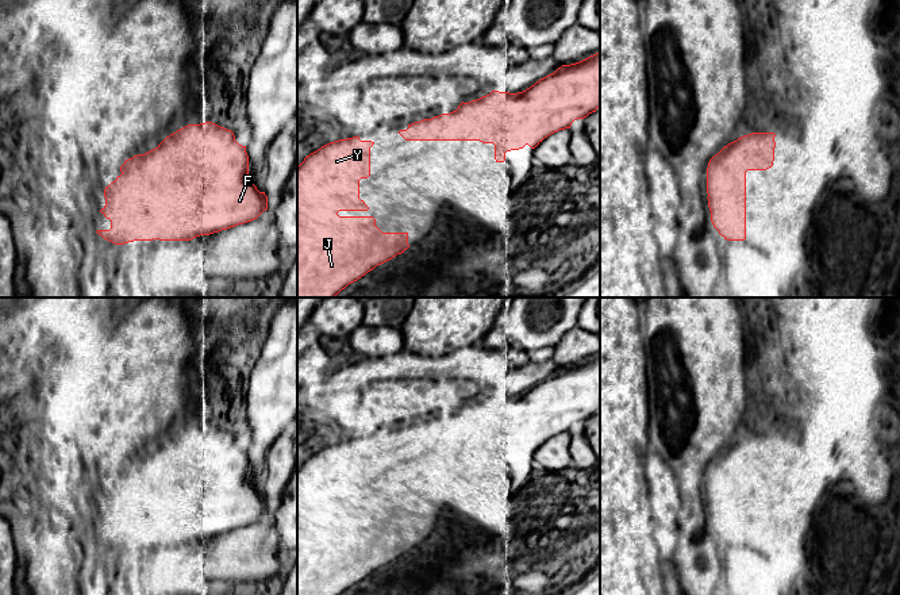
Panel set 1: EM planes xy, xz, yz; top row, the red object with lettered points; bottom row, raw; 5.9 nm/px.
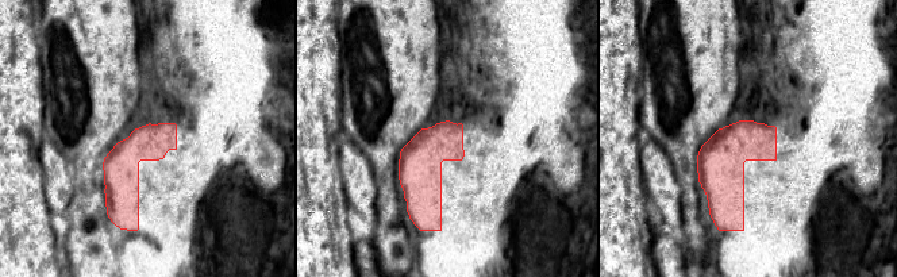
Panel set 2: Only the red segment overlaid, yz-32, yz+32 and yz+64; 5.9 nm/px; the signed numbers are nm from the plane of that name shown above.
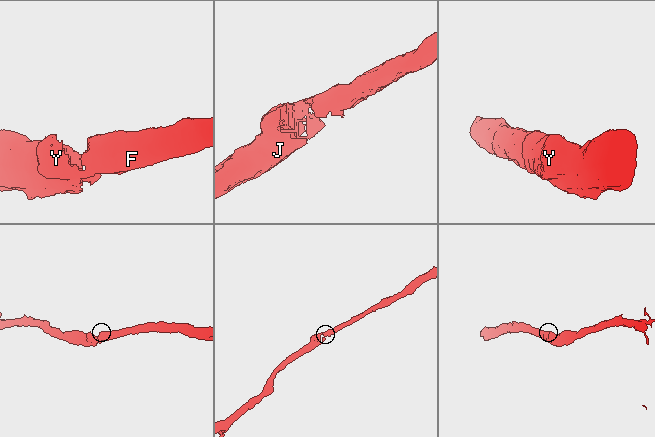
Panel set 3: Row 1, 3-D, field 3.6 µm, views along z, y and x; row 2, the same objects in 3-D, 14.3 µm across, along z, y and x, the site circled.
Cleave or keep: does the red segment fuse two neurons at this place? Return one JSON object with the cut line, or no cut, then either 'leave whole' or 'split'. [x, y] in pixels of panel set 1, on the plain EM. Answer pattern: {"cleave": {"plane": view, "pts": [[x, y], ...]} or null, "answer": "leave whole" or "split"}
{"cleave": null, "answer": "leave whole"}

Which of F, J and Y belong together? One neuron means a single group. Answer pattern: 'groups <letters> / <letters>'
groups F J Y

